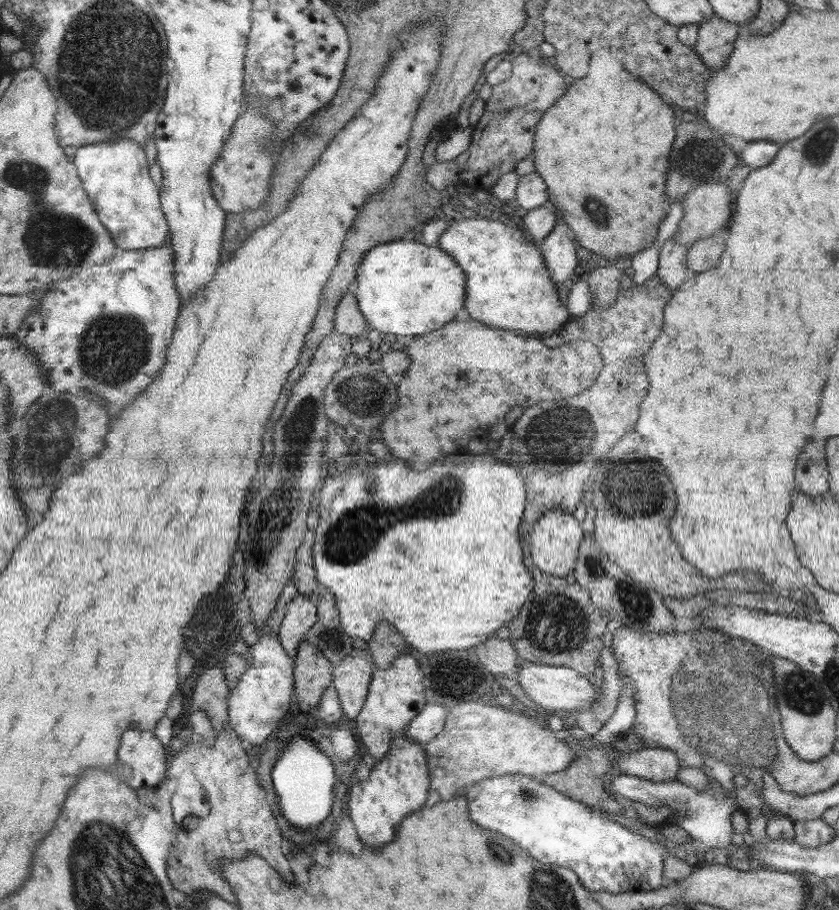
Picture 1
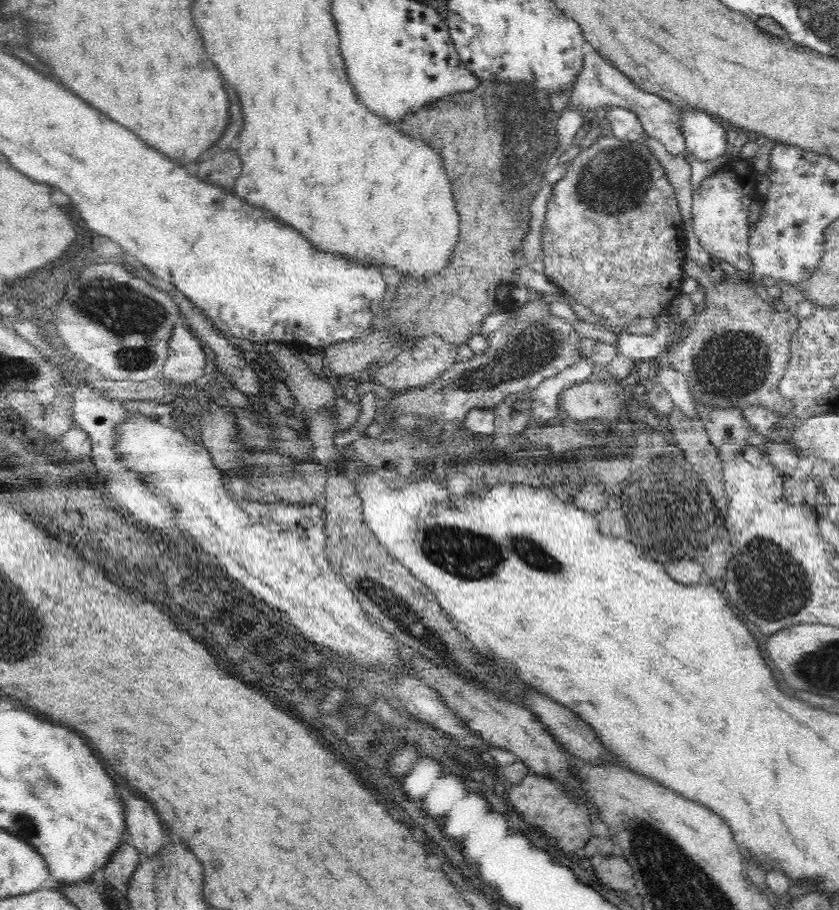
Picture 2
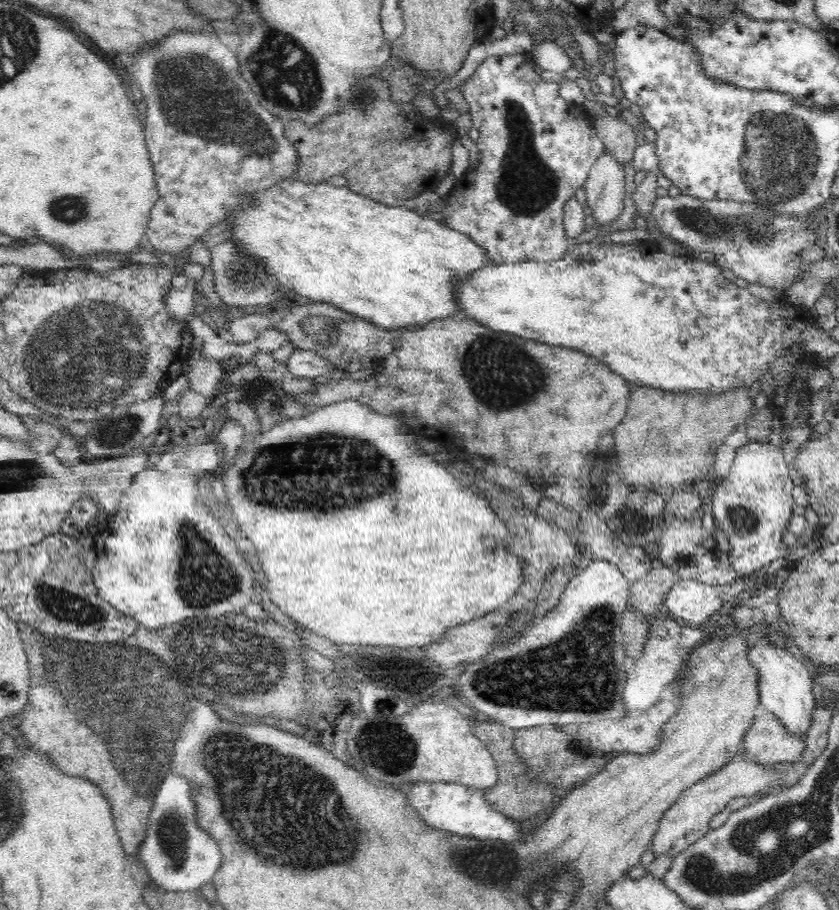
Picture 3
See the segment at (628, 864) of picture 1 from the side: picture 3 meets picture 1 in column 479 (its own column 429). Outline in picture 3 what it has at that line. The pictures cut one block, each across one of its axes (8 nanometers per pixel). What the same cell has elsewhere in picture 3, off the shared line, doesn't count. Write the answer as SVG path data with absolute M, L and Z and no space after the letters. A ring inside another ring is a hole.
M420 782L404 786L408 803L418 811L421 820L426 820L438 831L448 831L453 835L479 840L501 840L514 842L523 833L516 820L498 812L492 803L486 801L482 789L458 783Z

